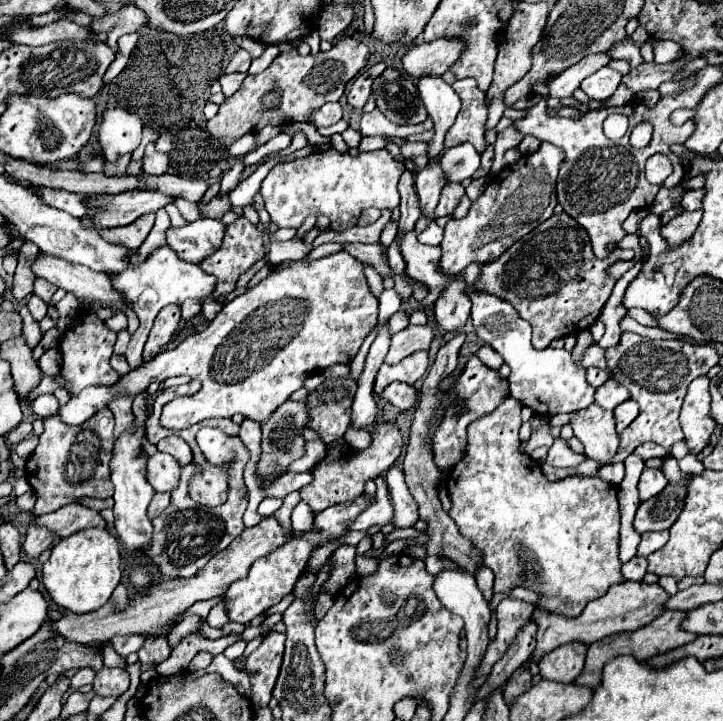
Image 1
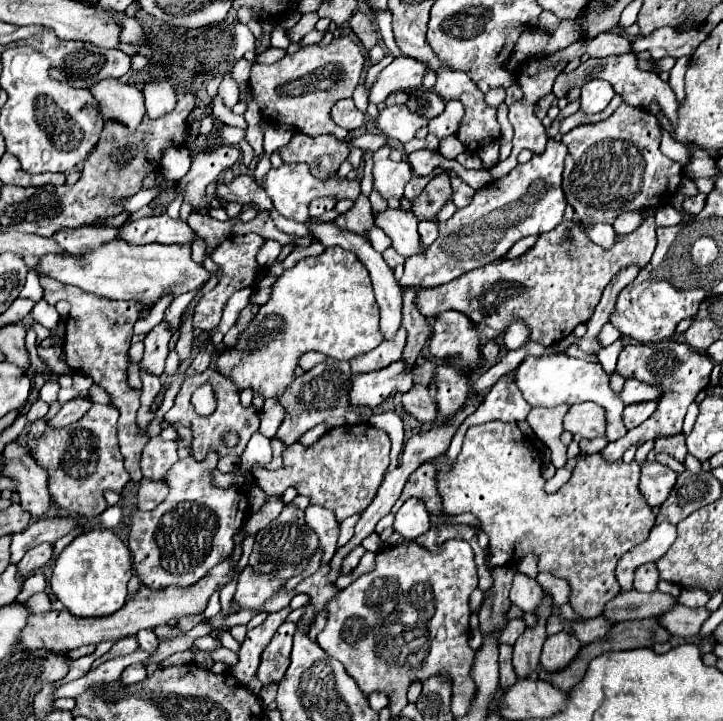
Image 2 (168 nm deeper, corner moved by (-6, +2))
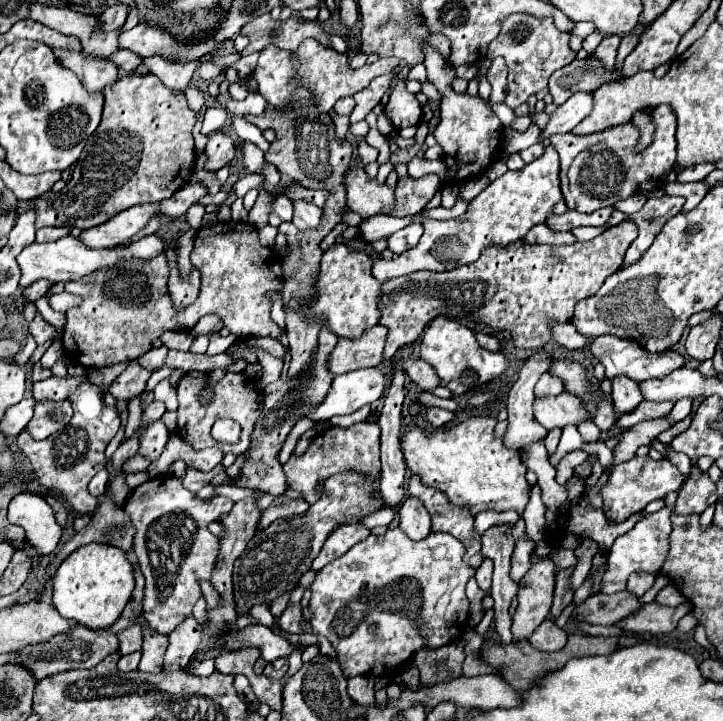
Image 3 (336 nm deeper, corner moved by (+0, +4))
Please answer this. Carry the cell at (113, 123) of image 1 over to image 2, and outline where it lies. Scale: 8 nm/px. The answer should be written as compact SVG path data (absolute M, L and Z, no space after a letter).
M103 79L89 89L97 99L105 119L117 119L131 131L139 127L145 115L143 93L133 85L125 85L117 79Z

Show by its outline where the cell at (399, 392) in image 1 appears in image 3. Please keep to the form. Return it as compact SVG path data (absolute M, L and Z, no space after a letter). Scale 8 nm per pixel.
M425 407L423 415L433 427L445 427L455 419L455 413L447 411L447 409L441 409L441 407Z

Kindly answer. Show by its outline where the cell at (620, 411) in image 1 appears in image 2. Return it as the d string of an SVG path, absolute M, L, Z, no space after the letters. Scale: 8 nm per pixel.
M647 401L647 403L635 403L635 405L627 405L625 413L623 413L623 421L627 429L639 427L645 419L649 419L653 415L653 411L657 409L655 401Z

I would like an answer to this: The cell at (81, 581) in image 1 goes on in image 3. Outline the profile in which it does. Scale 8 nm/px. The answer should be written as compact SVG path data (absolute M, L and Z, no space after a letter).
M89 543L75 549L61 561L53 575L53 607L61 617L73 619L89 629L105 629L125 609L135 589L133 569L125 559L125 553L113 545Z

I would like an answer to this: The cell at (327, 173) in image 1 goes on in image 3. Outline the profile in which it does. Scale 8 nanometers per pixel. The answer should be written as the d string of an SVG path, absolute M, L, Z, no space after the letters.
M249 173L249 175L245 175L243 179L239 179L235 185L235 193L237 193L237 197L243 197L247 191L251 191L251 189L261 189L261 187L265 187L265 179L261 177L261 175L257 175L257 173Z

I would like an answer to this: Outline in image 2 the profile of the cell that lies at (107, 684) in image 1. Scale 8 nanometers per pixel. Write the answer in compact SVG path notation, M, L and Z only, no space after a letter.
M133 663L129 665L123 673L121 673L121 679L125 685L131 685L131 683L139 683L143 677L145 677L145 665L143 663Z

